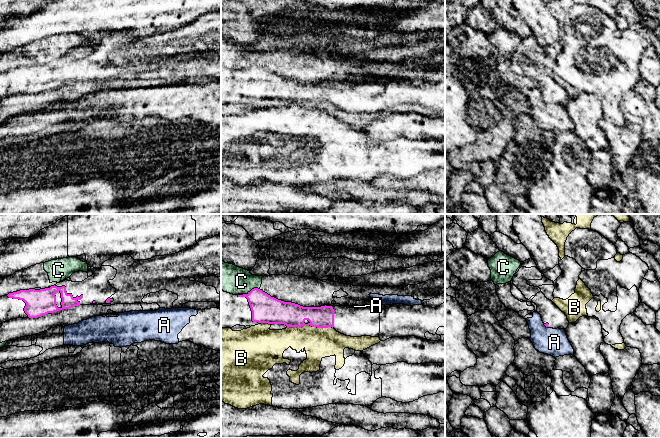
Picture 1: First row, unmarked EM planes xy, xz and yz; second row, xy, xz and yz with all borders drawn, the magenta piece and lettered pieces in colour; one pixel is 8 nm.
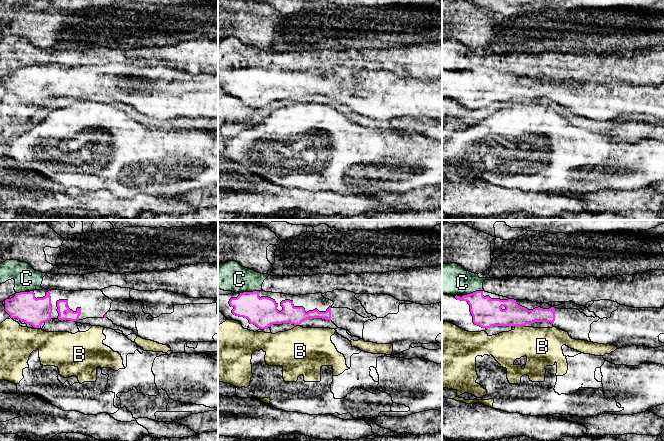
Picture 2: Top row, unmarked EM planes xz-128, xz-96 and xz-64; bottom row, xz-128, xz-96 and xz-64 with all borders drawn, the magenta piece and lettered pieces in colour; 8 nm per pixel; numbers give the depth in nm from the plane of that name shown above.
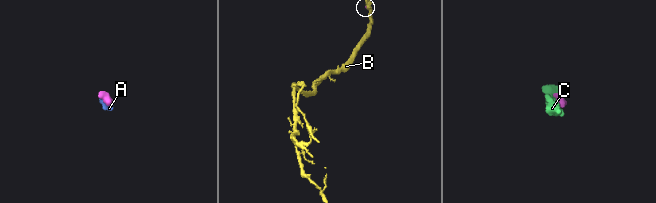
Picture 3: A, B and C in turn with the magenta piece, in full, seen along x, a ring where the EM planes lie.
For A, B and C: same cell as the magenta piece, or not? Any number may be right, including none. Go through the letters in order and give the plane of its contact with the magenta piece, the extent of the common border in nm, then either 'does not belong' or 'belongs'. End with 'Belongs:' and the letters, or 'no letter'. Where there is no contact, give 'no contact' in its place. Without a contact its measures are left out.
A: meets magenta in yz; contact 50 nm long; does not belong
B: meets magenta in xz; contact 360 nm long; does not belong
C: meets magenta in xz; contact 140 nm long; does not belong
Belongs: no letter

